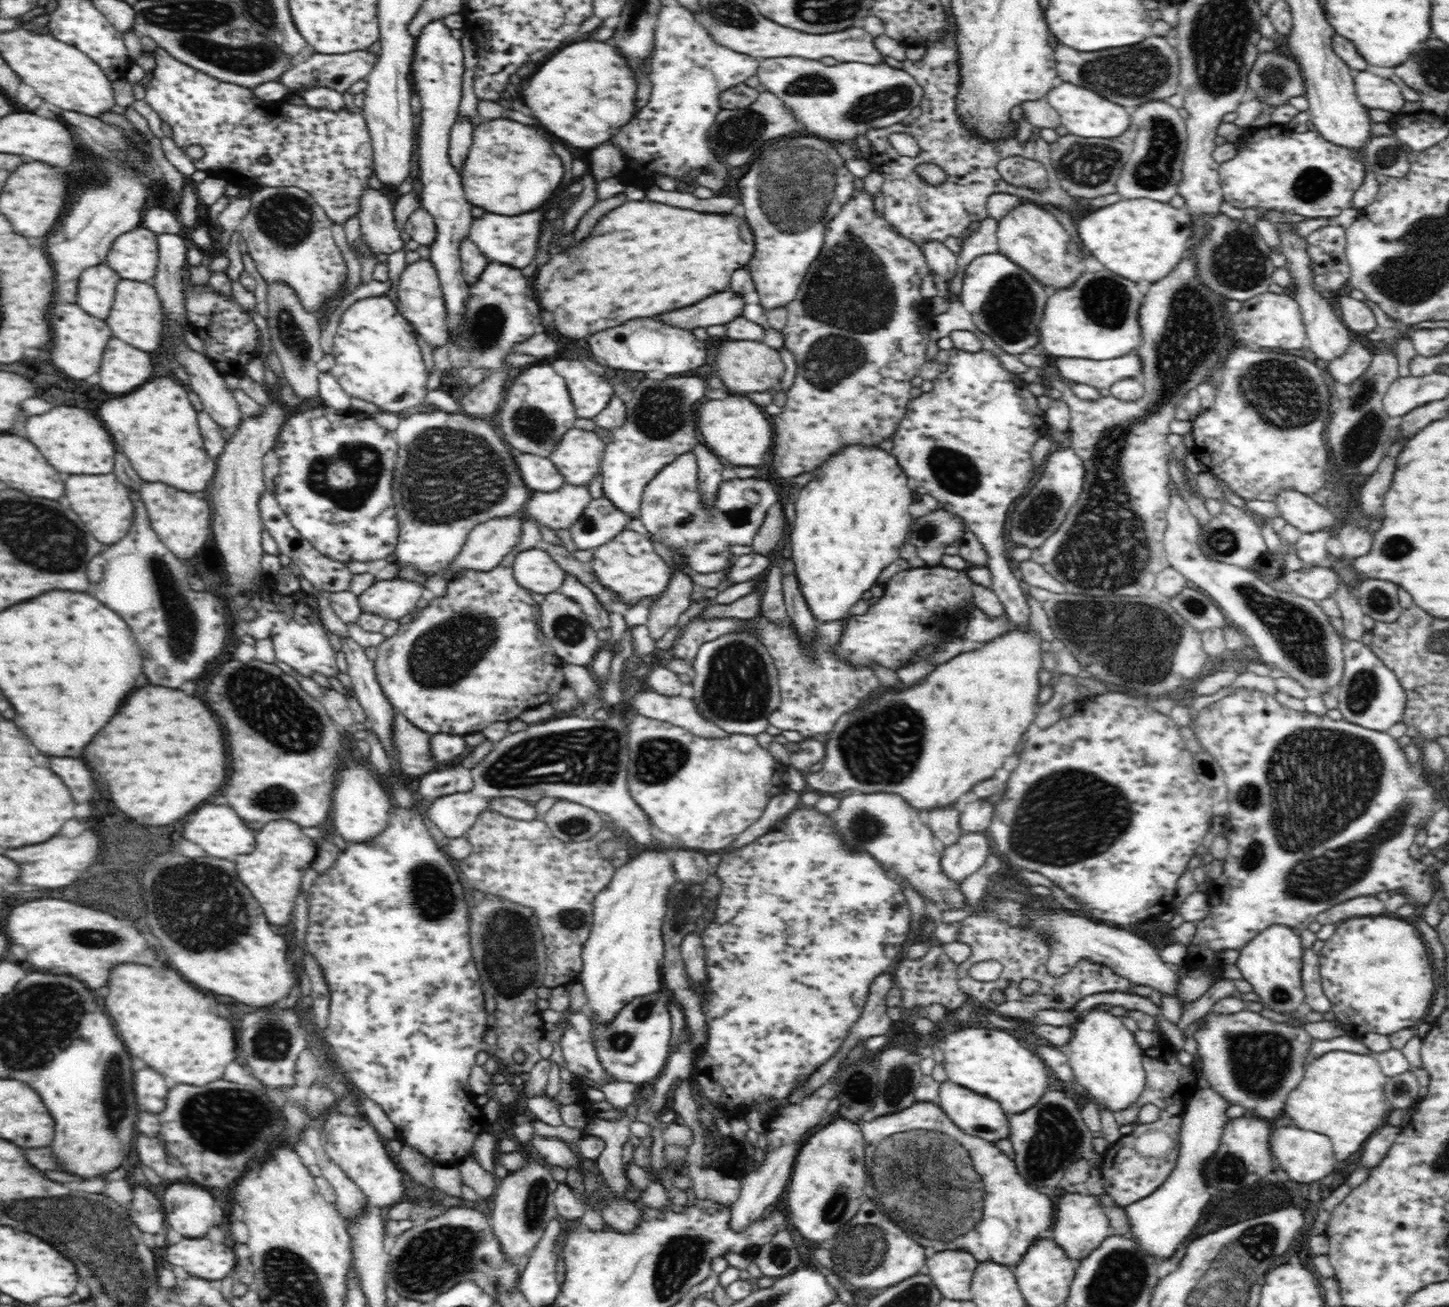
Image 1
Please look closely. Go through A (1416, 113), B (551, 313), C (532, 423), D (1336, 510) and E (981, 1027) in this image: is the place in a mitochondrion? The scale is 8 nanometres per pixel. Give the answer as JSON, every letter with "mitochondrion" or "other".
{"A":"other","B":"other","C":"mitochondrion","D":"other","E":"other"}

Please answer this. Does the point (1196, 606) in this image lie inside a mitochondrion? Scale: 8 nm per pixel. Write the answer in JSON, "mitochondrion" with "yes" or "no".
{"mitochondrion":"yes"}

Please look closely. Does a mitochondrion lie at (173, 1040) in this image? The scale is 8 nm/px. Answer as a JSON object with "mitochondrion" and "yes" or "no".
{"mitochondrion":"no"}

